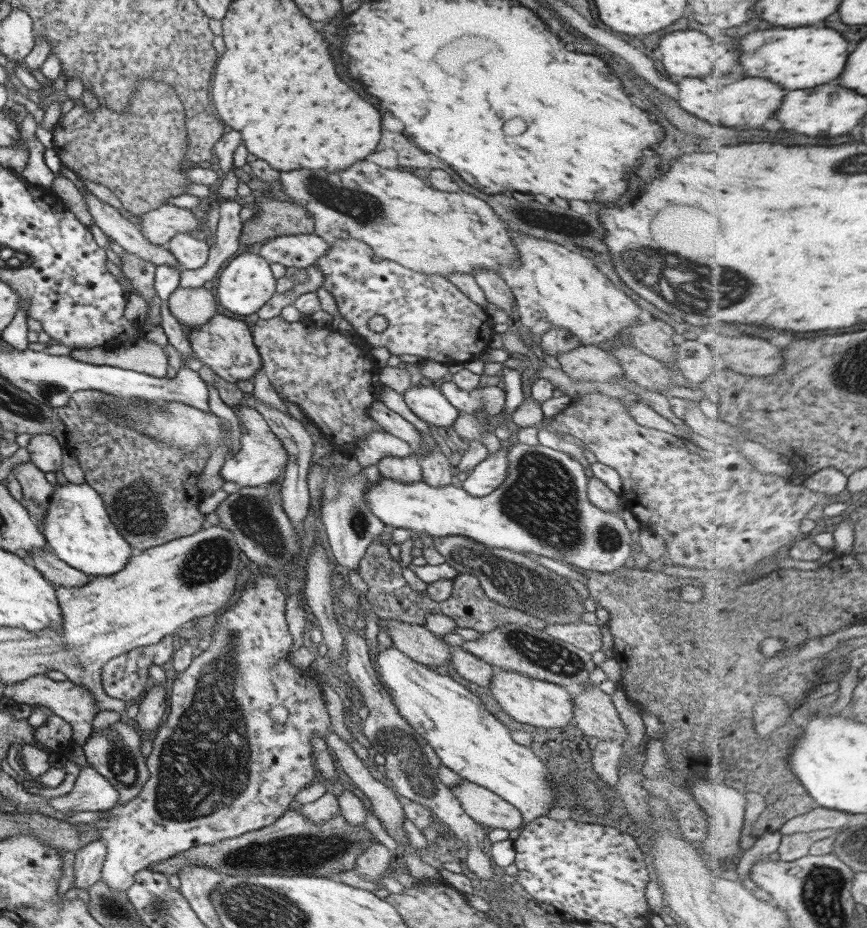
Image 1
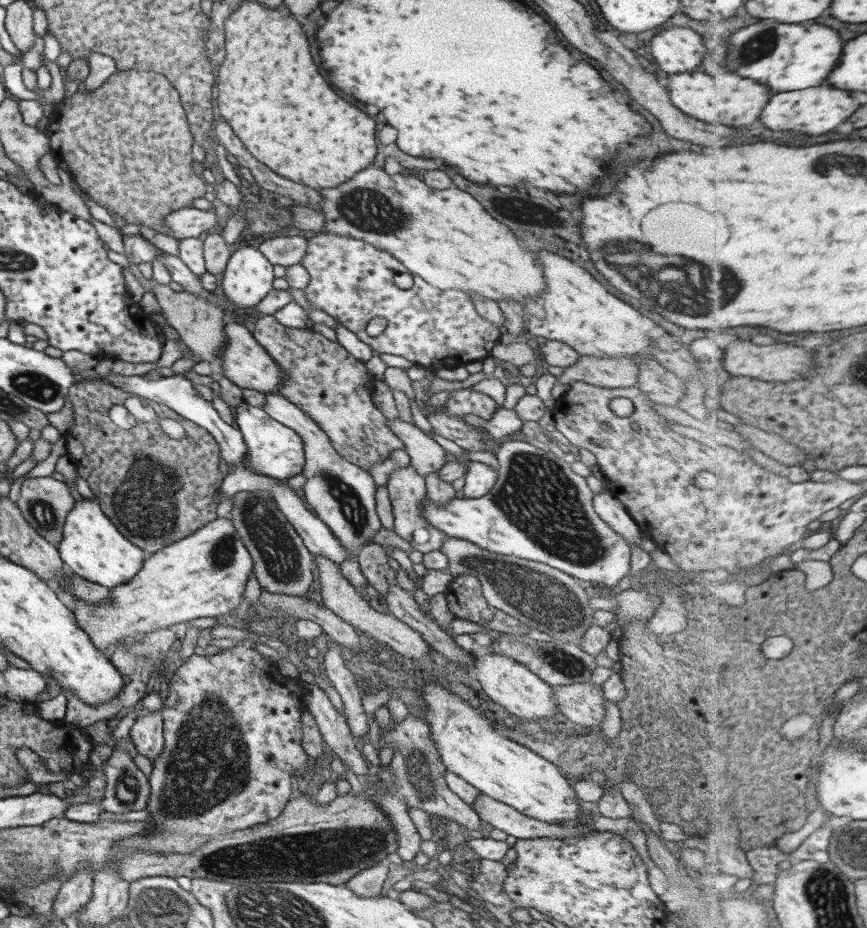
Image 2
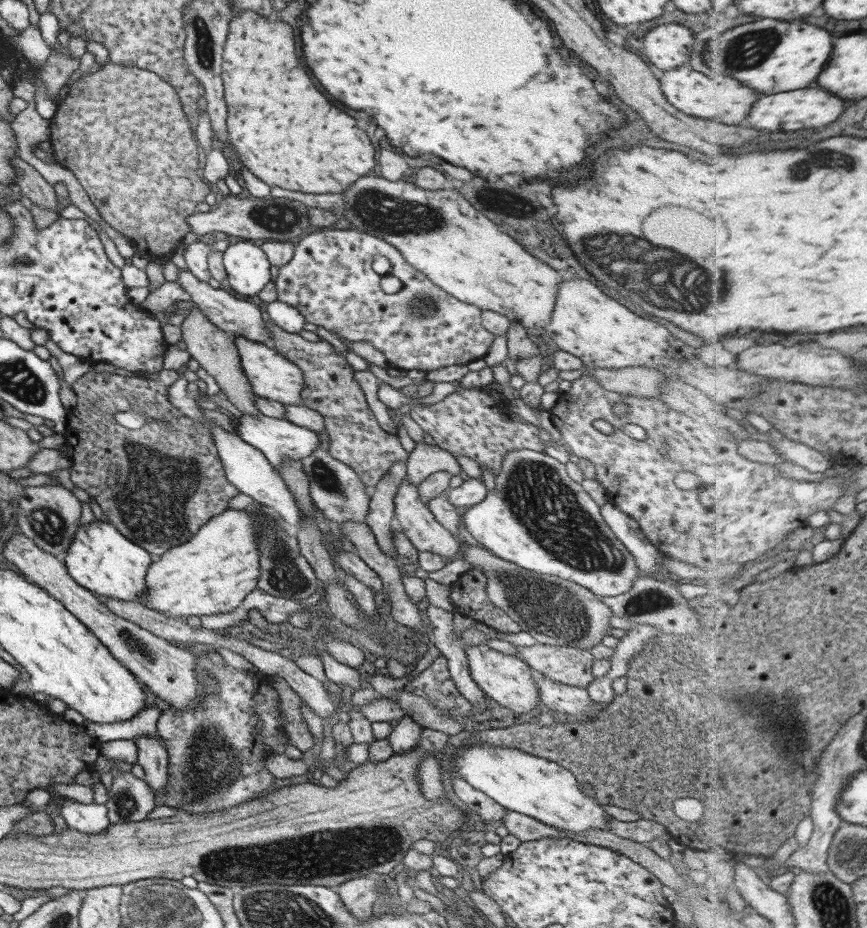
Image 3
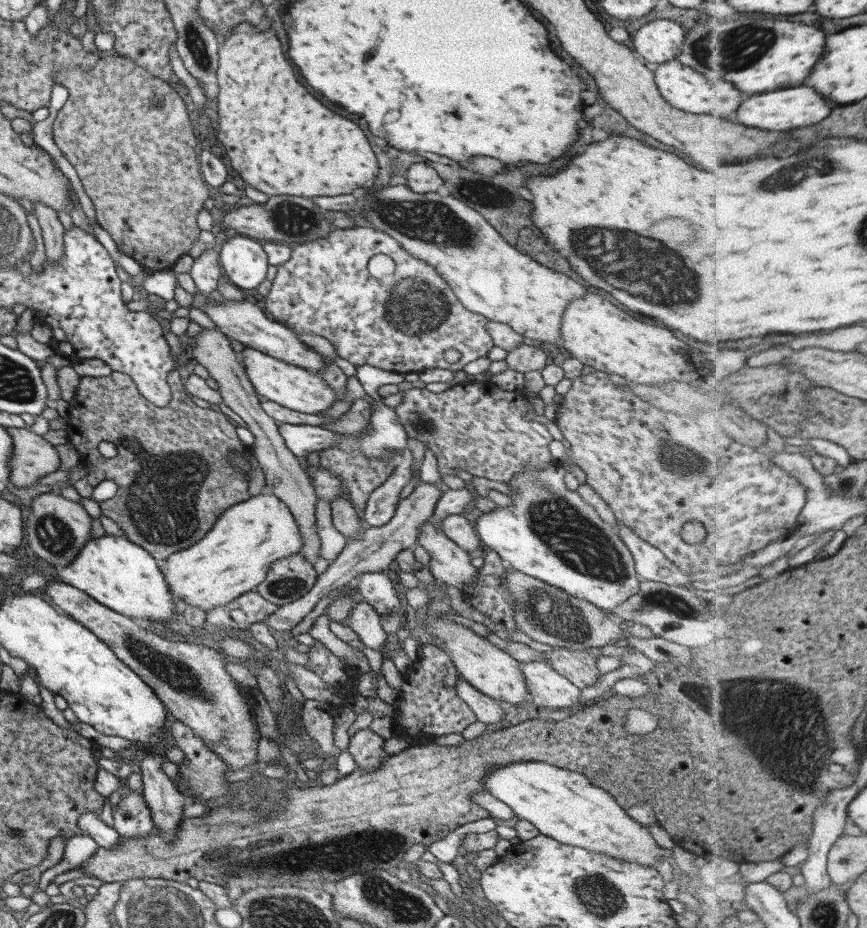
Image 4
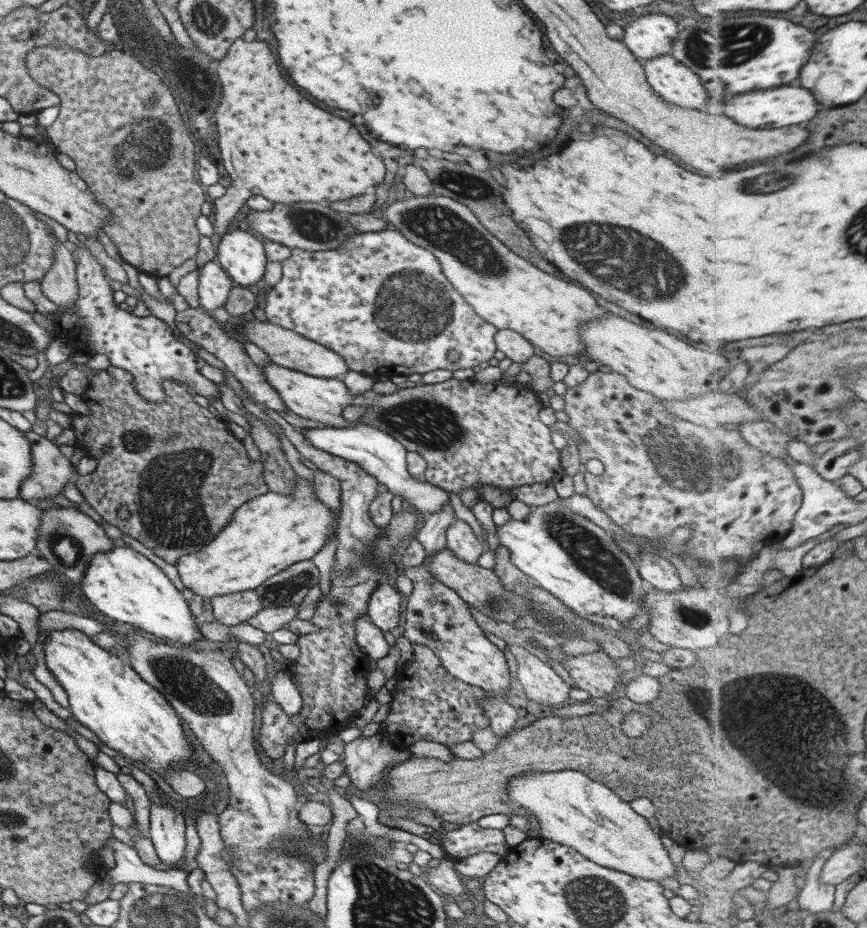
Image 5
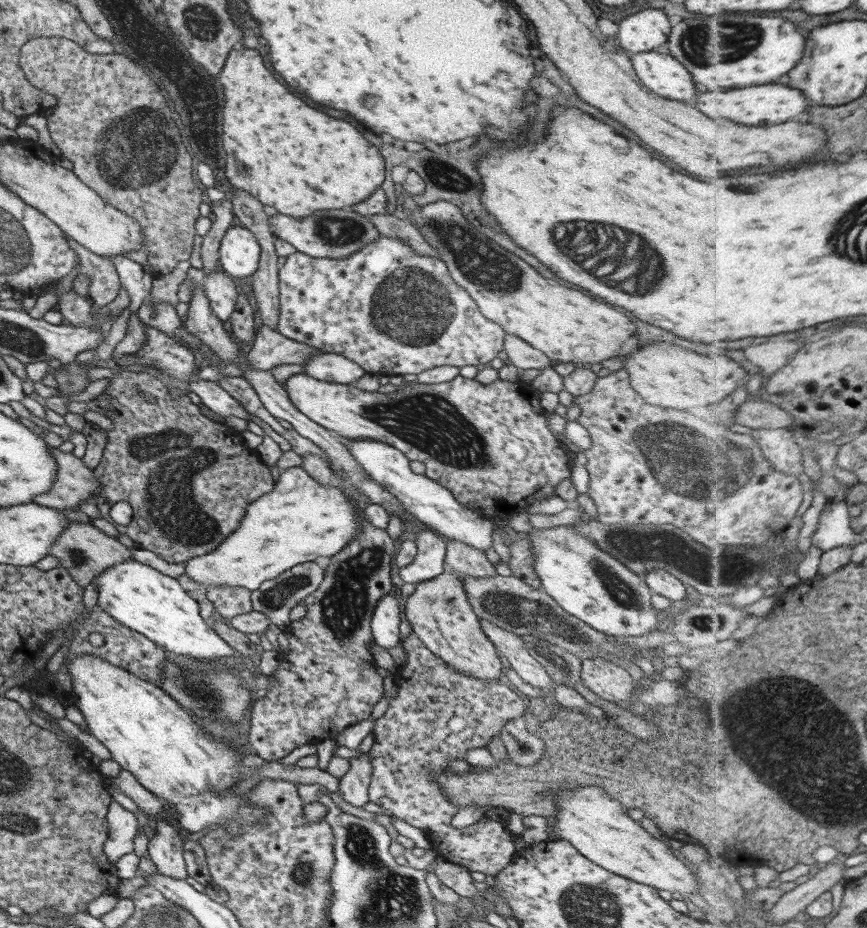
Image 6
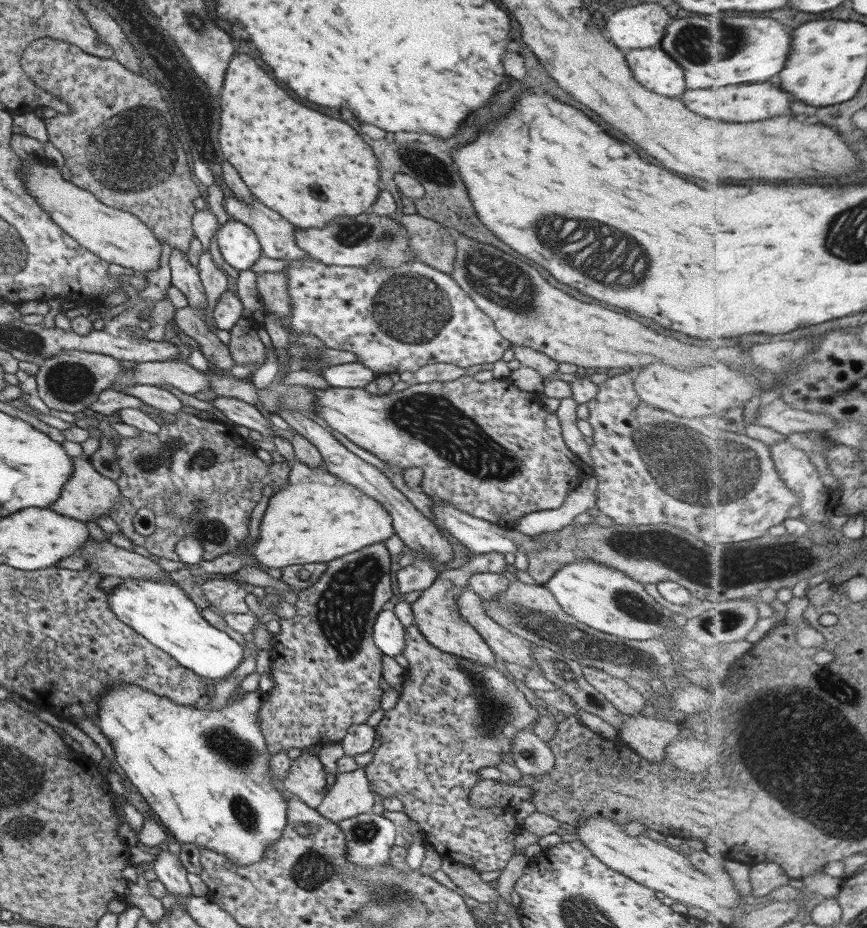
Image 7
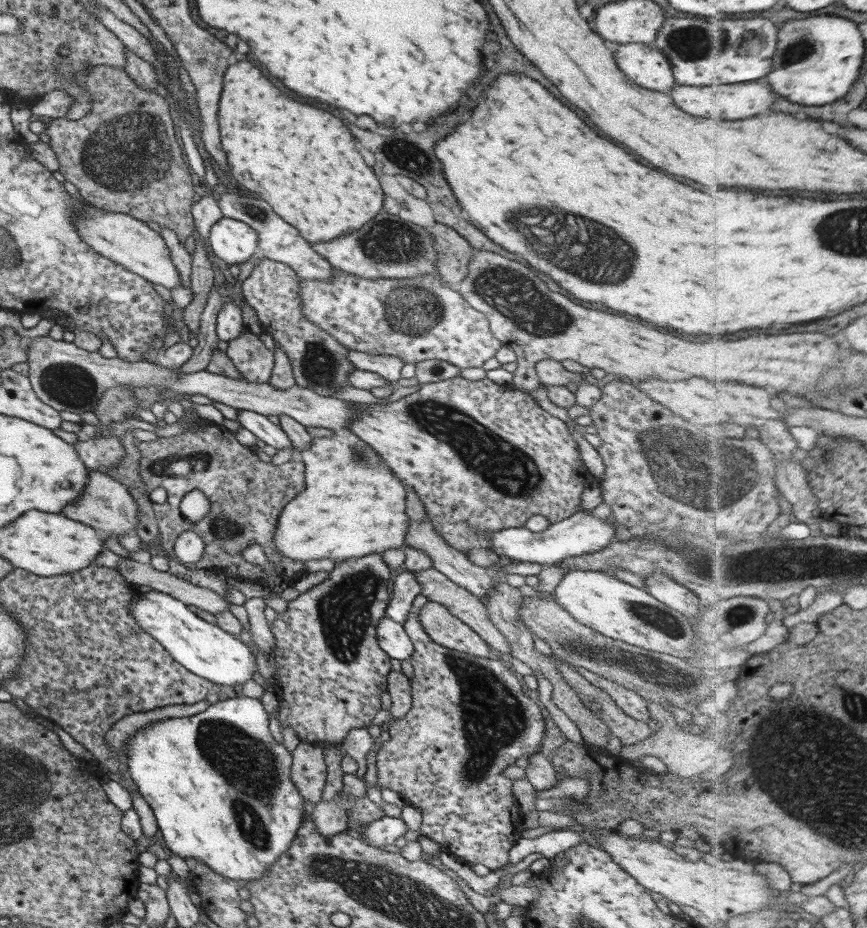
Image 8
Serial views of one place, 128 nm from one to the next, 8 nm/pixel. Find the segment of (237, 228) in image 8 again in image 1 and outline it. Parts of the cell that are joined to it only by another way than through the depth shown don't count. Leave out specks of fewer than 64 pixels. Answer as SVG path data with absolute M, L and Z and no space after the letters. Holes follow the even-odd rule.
M248 249L242 255L230 260L230 264L222 270L218 278L216 294L218 302L226 310L242 316L250 316L260 310L275 293L277 279L272 275L270 264L261 258L255 249Z

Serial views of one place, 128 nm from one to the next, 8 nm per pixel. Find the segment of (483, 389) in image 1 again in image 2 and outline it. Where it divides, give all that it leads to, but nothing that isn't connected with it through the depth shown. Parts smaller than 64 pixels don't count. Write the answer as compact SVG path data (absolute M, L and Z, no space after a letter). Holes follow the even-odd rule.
M470 388L455 389L451 392L442 411L428 415L428 420L436 434L448 438L448 440L452 440L452 442L456 442L466 453L482 453L483 451L490 450L489 452L493 453L494 456L494 450L498 448L498 445L494 447L494 443L488 439L488 435L484 435L484 433L478 431L478 428L468 425L468 423L462 419L462 416L465 414L476 414L476 416L480 416L480 418L490 420L494 414L496 414L498 407L500 406L496 404L494 398L491 398L485 393L474 391Z

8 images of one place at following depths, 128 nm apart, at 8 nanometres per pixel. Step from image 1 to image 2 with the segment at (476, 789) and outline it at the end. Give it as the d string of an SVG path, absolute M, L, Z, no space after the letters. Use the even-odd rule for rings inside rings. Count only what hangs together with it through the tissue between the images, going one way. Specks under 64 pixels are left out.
M480 793L471 807L479 818L494 829L504 831L516 838L564 838L574 835L587 835L590 831L598 831L589 821L584 821L574 827L564 827L560 824L547 823L540 819L530 818L511 806Z

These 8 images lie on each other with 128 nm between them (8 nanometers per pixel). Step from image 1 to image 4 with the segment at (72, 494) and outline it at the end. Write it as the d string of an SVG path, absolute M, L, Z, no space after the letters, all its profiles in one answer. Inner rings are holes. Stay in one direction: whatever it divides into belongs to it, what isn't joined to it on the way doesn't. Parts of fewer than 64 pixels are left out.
M105 535L88 539L78 556L62 568L60 576L64 582L88 594L88 597L96 602L138 623L176 618L176 602L156 564L156 559L147 550L125 537Z

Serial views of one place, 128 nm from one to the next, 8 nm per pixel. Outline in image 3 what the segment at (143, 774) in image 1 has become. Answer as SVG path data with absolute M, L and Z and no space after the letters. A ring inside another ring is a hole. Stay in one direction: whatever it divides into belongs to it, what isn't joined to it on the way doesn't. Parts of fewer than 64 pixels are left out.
M128 767L114 772L105 804L111 824L140 822L157 806L155 794L143 779L134 776Z

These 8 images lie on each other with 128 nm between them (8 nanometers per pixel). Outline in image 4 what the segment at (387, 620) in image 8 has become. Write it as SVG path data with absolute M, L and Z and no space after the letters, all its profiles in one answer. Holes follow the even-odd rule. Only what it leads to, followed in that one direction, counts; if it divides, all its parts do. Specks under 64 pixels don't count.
M367 572L359 574L354 581L354 588L361 599L370 604L381 616L400 611L400 600L392 582L382 572Z

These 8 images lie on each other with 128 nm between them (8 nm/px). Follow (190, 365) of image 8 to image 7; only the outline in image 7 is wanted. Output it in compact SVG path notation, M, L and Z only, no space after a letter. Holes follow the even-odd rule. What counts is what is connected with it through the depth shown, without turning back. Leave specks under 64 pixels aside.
M203 252L202 256L200 256L198 270L209 304L208 312L213 318L213 310L217 305L217 300L227 289L228 275L222 269L216 267L216 264L212 260L211 252Z

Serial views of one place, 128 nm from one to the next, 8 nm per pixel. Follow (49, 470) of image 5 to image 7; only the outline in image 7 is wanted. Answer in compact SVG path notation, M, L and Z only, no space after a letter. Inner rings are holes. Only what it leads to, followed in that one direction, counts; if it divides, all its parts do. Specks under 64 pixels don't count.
M72 457L72 476L70 482L60 492L60 498L50 506L58 514L74 518L80 522L95 522L99 518L110 516L120 506L120 490L114 480L103 476L92 466L90 460Z

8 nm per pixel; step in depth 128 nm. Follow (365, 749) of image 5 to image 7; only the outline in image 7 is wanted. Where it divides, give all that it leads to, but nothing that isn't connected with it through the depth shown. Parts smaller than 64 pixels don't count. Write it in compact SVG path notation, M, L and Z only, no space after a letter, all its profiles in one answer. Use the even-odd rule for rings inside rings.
M360 766L352 772L338 773L316 810L329 822L340 821L371 812L374 794L369 788L365 769Z

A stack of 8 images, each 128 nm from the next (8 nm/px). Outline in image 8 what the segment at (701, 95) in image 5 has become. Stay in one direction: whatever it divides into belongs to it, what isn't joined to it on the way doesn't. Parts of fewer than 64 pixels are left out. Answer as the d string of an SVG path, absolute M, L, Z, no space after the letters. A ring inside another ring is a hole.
M628 43L611 45L617 66L642 88L670 93L676 84L670 61L651 44Z

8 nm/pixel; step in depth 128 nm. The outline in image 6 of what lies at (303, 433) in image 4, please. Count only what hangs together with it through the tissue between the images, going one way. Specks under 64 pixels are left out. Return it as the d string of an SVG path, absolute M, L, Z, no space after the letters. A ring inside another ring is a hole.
M348 439L344 443L350 455L354 457L354 461L362 465L362 469L376 483L394 494L394 497L406 507L406 511L429 529L436 530L445 539L458 540L484 552L492 548L493 533L498 528L494 520L475 510L464 508L456 501L450 490L440 486L438 482L430 480L425 475L414 474L410 470L408 458L401 453L401 450L372 439Z

